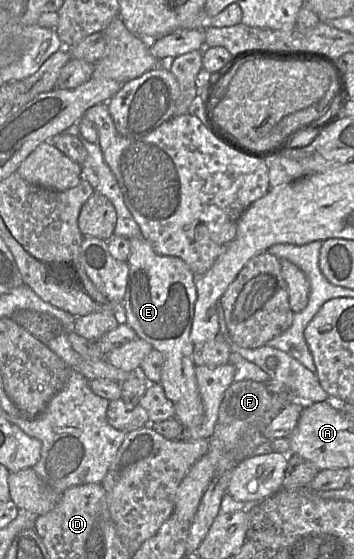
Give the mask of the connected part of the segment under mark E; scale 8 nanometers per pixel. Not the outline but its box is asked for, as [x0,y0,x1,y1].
[119,236,204,429]

